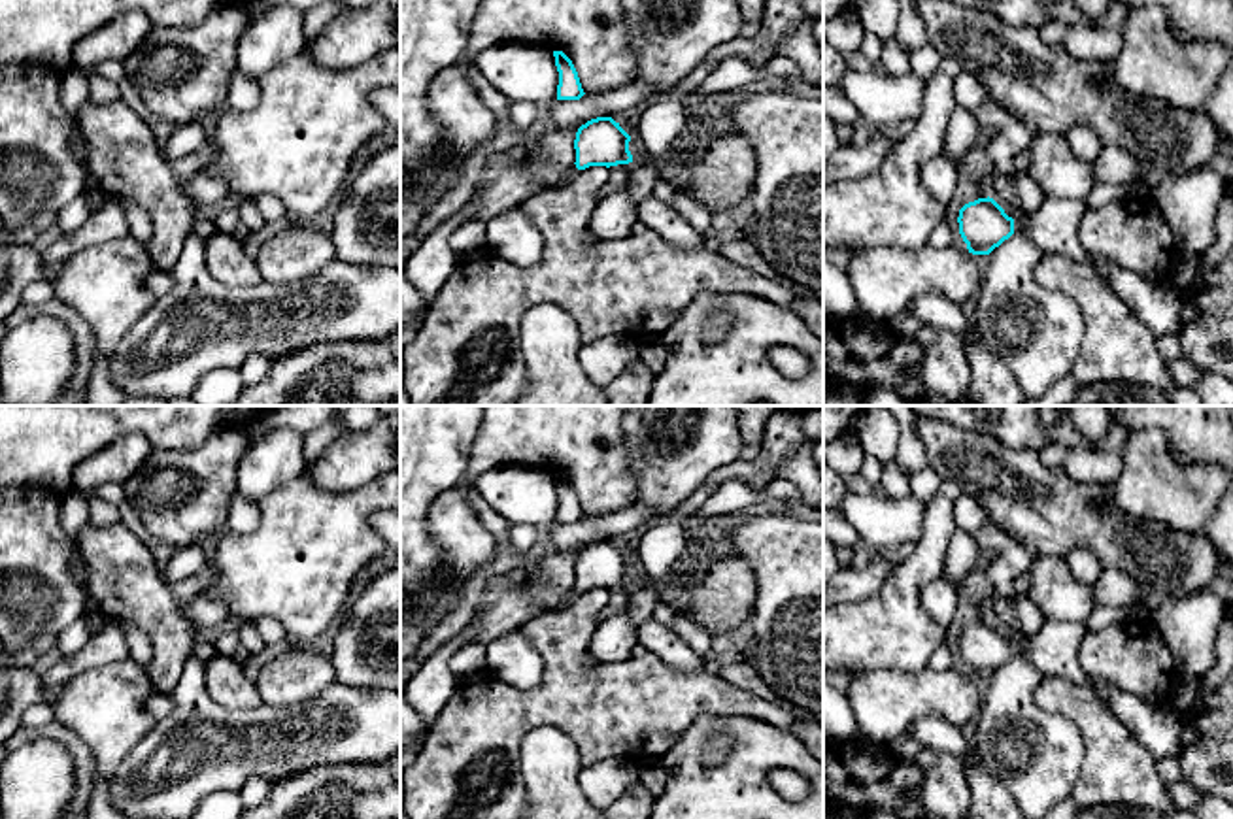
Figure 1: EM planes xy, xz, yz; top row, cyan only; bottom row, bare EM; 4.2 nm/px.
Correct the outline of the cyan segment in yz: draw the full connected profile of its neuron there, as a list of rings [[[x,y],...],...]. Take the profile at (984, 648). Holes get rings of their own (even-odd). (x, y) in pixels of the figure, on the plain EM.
[[[988,619],[965,627],[957,645],[972,677],[989,677],[1012,657],[1023,657],[1044,676],[1061,676],[1093,687],[1156,759],[1180,759],[1197,742],[1188,719],[1171,704],[1148,704],[1106,681],[1089,677],[1078,660],[1086,632],[1086,623],[1046,619],[1035,636],[1014,644]]]

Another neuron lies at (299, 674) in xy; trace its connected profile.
[[[295,645],[261,666],[255,689],[262,704],[281,708],[310,700],[334,681],[330,657],[312,645]]]

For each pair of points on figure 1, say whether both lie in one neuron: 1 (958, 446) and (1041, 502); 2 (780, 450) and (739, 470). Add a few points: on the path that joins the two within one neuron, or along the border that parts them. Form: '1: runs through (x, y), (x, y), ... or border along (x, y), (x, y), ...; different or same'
1: runs through (979, 463), (1020, 493); same
2: runs through (771, 455), (763, 463), (748, 467); same

